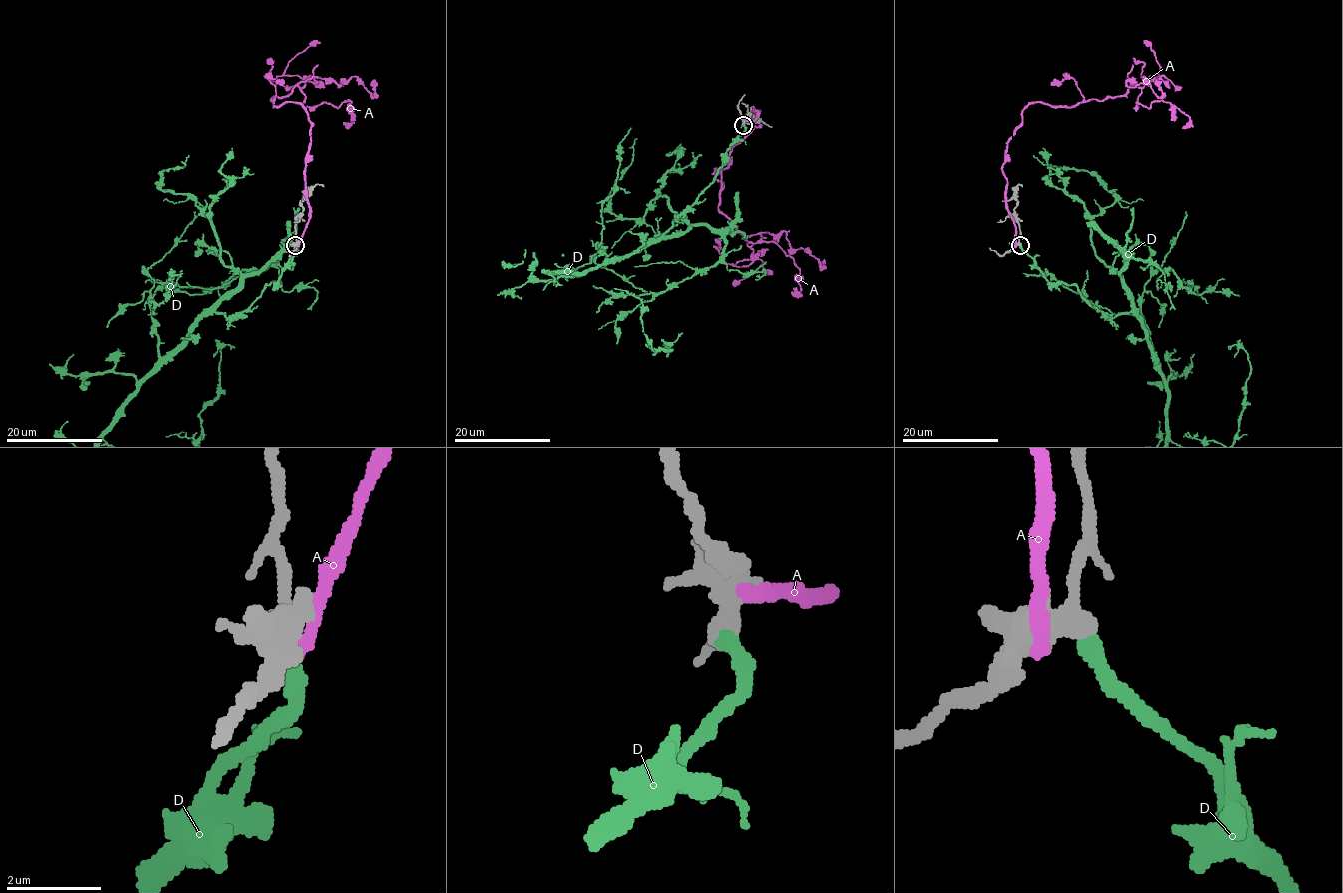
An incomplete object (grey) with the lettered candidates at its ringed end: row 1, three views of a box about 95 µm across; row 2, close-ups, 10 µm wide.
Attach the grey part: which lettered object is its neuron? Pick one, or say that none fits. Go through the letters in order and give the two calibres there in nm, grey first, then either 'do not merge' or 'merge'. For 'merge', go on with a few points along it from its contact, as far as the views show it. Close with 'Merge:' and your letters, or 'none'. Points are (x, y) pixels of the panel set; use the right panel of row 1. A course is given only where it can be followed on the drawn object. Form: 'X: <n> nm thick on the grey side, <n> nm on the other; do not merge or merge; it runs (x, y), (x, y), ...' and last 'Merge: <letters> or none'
A: 440 nm thick on the grey side, 400 nm on the other; do not merge
D: 400 nm thick on the grey side, 320 nm on the other; merge
Merge: D

